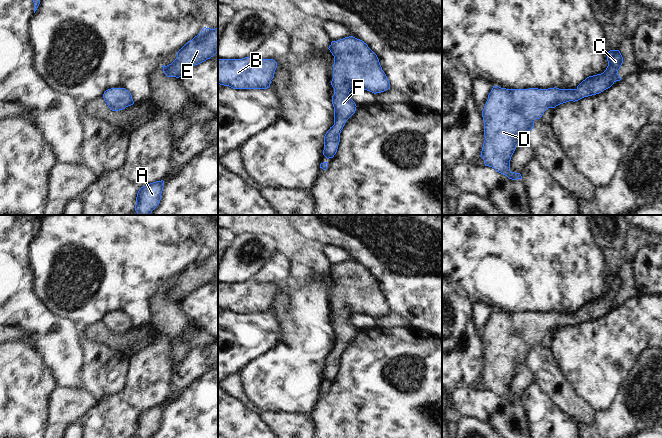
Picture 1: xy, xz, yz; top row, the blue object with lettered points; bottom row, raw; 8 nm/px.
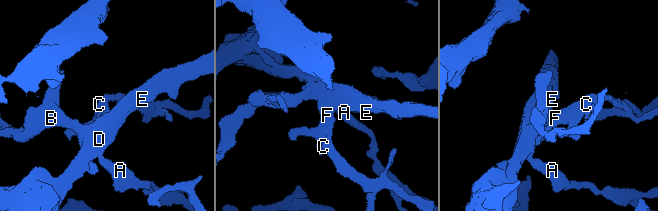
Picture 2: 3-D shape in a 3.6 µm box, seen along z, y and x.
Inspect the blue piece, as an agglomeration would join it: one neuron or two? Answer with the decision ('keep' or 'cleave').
keep

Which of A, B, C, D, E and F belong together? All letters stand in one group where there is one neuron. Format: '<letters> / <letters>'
A B C D E F

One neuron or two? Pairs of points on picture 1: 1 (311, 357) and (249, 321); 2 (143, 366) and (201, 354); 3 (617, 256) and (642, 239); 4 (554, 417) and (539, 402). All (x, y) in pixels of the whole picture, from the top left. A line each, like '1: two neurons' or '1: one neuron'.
1: two neurons
2: two neurons
3: one neuron
4: one neuron

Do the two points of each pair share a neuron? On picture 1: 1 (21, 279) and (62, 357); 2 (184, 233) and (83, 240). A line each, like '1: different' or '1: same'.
1: same
2: same

